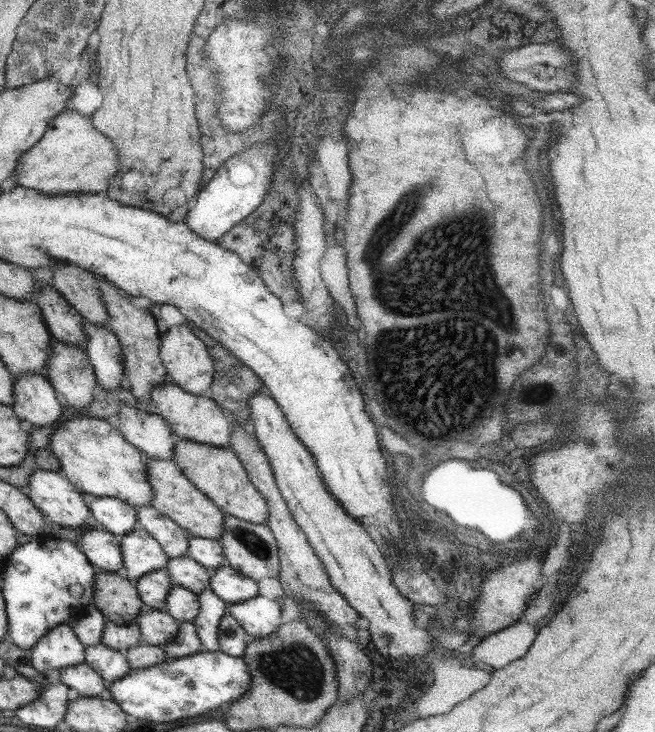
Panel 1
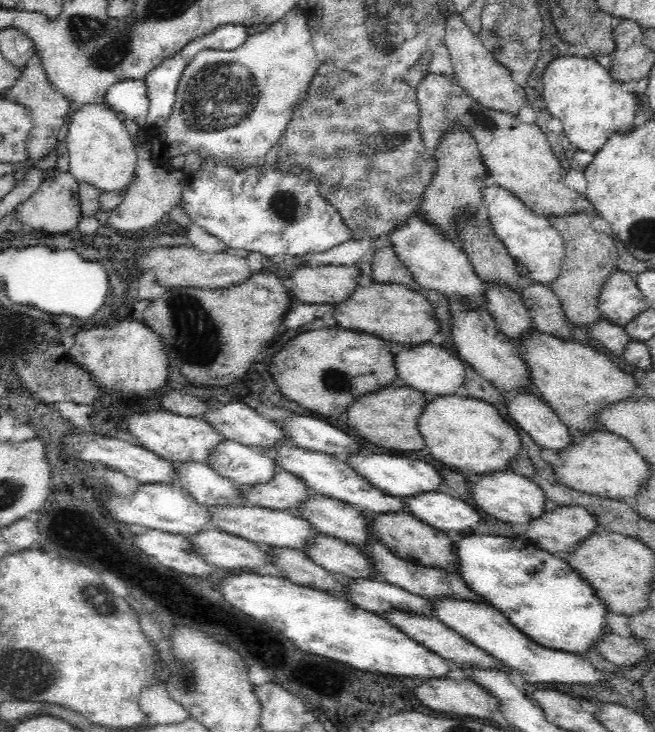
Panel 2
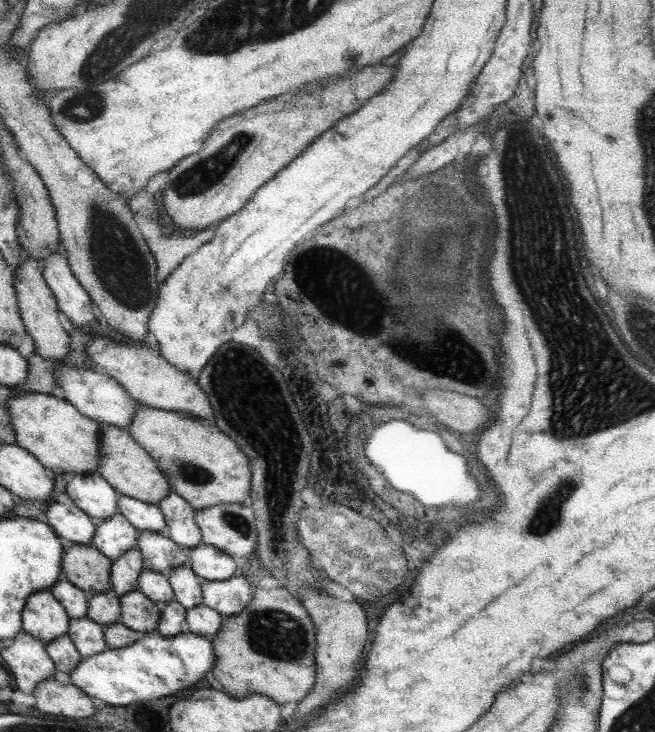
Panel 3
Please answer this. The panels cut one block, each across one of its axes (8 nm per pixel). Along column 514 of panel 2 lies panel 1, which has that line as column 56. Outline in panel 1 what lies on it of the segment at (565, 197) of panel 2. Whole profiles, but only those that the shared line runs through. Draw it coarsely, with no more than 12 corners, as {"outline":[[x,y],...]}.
{"outline":[[72,110],[23,152],[14,184],[103,193],[113,143]]}

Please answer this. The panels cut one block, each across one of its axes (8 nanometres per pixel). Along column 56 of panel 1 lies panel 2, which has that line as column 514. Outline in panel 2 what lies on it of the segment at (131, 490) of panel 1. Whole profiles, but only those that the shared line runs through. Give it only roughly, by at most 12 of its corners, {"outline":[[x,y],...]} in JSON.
{"outline":[[436,398],[418,417],[432,458],[470,477],[523,455],[494,405]]}

